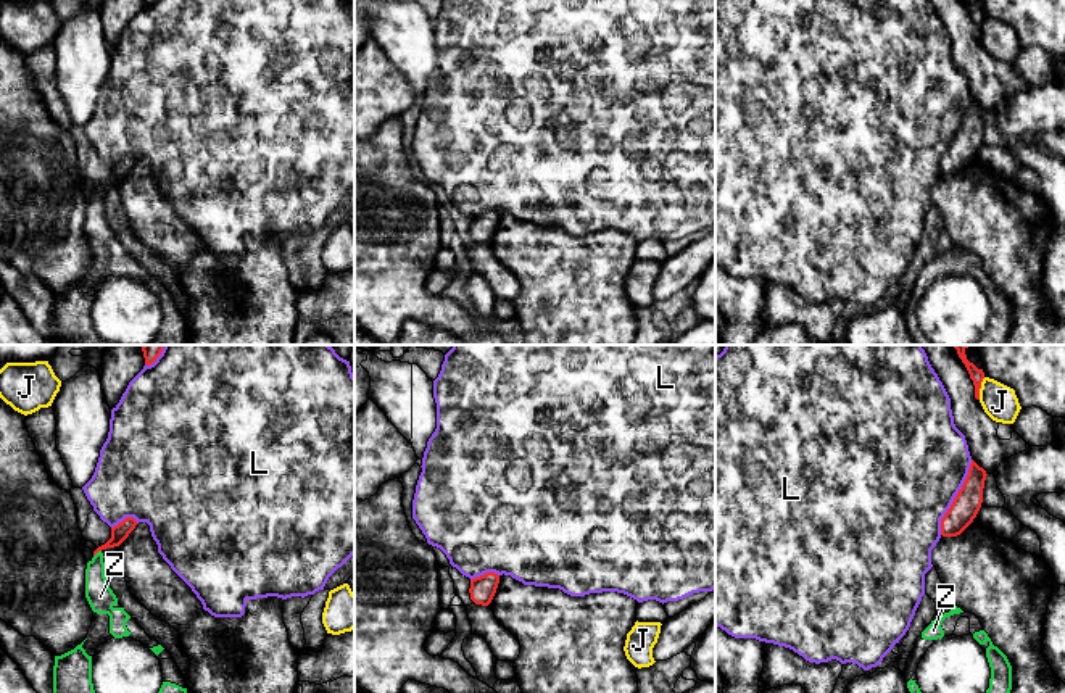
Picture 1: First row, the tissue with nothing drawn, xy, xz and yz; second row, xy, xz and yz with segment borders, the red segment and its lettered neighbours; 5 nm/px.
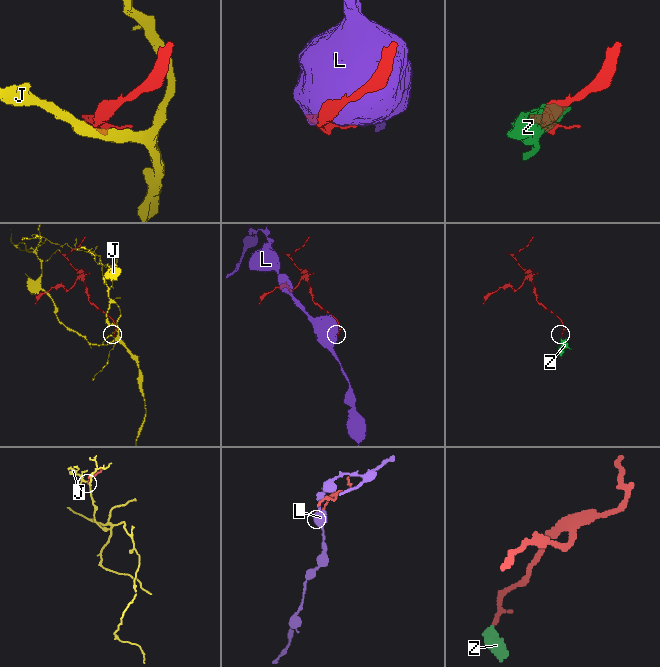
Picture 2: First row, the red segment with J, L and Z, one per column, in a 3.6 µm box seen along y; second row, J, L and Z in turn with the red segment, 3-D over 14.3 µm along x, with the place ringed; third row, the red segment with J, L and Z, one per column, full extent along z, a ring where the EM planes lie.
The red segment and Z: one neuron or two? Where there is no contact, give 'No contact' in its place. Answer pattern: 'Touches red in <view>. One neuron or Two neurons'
Touches red in xy. One neuron

